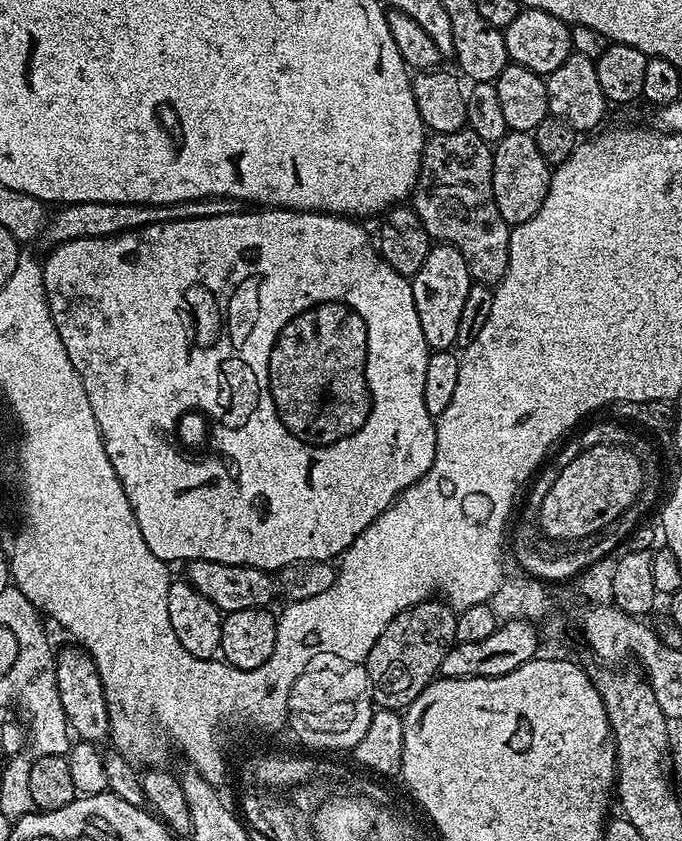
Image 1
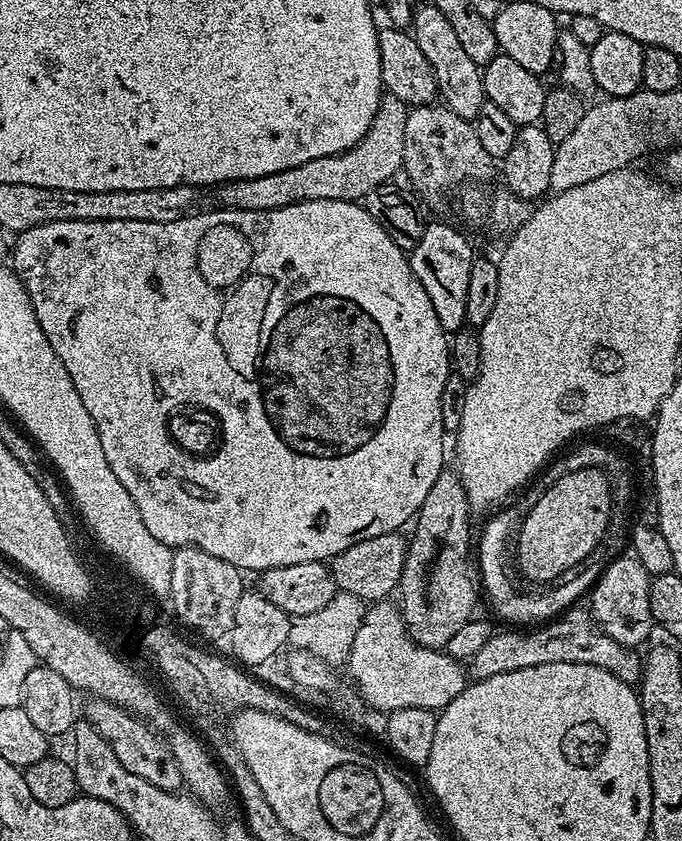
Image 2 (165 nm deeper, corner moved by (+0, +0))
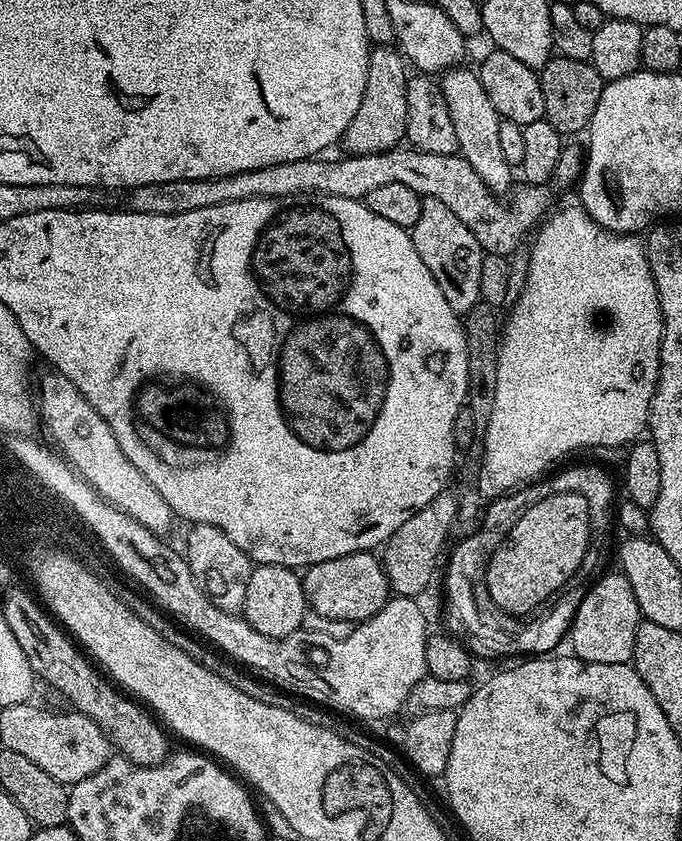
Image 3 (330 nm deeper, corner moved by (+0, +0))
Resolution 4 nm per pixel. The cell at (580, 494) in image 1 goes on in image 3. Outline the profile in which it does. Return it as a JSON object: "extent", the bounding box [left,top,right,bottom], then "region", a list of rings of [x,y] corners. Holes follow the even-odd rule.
{"extent":[482,492,590,618],"region":[[[554,492],[552,496],[543,498],[542,502],[531,507],[518,519],[514,528],[490,557],[482,581],[483,591],[488,591],[487,599],[502,612],[513,617],[524,618],[536,612],[552,595],[563,588],[578,570],[590,547],[590,538],[590,514],[586,498],[573,492]]]}

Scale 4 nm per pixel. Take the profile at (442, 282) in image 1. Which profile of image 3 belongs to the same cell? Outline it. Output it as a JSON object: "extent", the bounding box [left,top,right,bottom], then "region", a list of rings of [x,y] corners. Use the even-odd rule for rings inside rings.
{"extent":[410,197,485,314],"region":[[[423,197],[422,214],[418,214],[418,222],[410,230],[410,235],[418,250],[418,258],[422,258],[422,262],[426,262],[426,270],[434,274],[434,282],[438,282],[446,302],[450,302],[450,310],[465,314],[481,303],[479,286],[485,253],[480,249],[478,238],[462,226],[461,220],[452,213],[450,206],[446,206],[446,202]]]}

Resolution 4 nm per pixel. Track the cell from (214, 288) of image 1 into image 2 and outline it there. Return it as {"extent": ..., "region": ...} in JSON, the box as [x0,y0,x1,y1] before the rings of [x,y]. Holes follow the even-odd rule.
{"extent":[10,200,453,574],"region":[[[303,200],[290,206],[282,206],[278,210],[226,210],[216,208],[212,212],[189,214],[174,222],[46,222],[42,226],[34,226],[30,230],[19,233],[10,248],[10,264],[17,276],[26,286],[30,294],[30,302],[34,306],[34,314],[38,314],[38,326],[42,326],[42,334],[46,334],[46,342],[54,346],[54,354],[62,358],[62,366],[66,366],[66,374],[70,374],[70,382],[74,382],[74,390],[78,390],[78,398],[82,398],[82,406],[90,413],[102,442],[102,450],[106,454],[106,462],[110,462],[110,470],[126,486],[130,498],[134,498],[134,506],[138,506],[138,514],[142,514],[142,522],[146,522],[146,530],[158,538],[170,549],[201,548],[206,554],[214,554],[214,558],[222,558],[222,562],[230,562],[235,568],[247,570],[253,574],[265,572],[274,566],[294,566],[298,562],[314,562],[315,560],[331,561],[333,556],[342,554],[354,546],[354,542],[362,542],[366,538],[374,538],[378,534],[386,534],[403,529],[403,524],[413,519],[426,502],[426,494],[430,494],[430,486],[438,482],[440,472],[445,471],[444,439],[446,433],[442,424],[442,390],[446,387],[449,373],[453,371],[450,359],[450,336],[445,332],[442,322],[438,322],[438,314],[434,314],[434,302],[430,302],[430,294],[422,290],[422,282],[414,274],[409,257],[370,218],[370,214],[359,203],[351,200]],[[185,406],[204,408],[212,412],[220,420],[222,443],[210,456],[192,456],[172,441],[168,433],[168,420],[173,412]]]}

